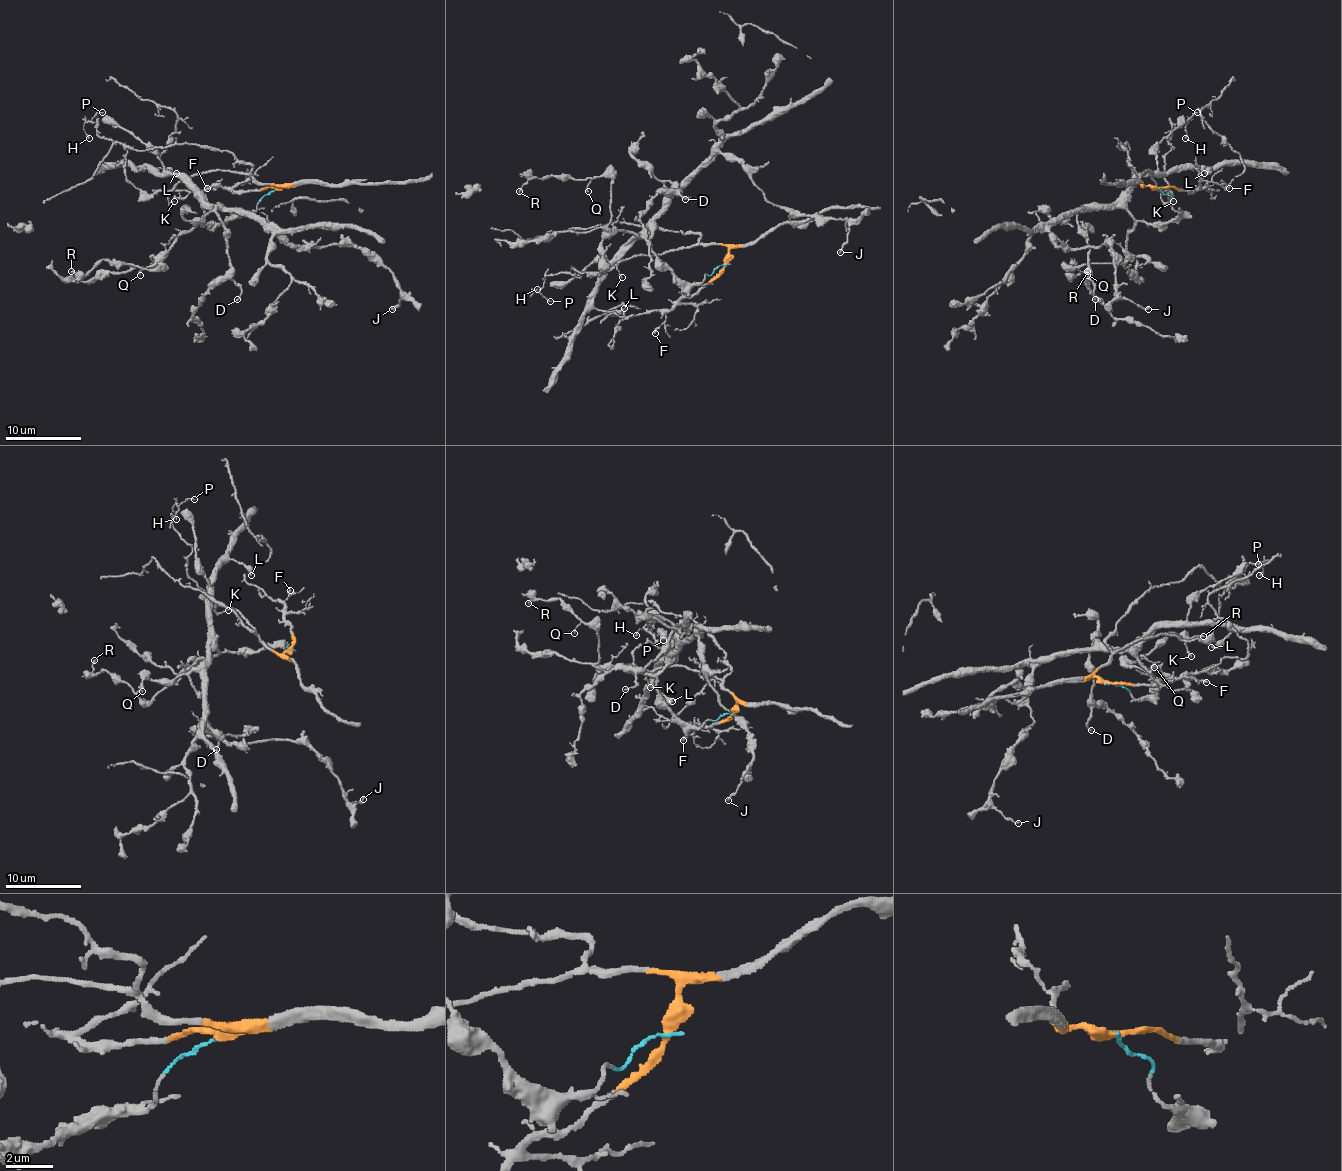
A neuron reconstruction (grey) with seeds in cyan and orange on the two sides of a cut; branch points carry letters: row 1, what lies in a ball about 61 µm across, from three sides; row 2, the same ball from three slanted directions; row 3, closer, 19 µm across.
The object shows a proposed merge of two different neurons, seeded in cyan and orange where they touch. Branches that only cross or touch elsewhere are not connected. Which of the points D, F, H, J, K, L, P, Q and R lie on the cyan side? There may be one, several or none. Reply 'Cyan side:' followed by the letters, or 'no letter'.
Cyan side: D, J, L, Q, R

